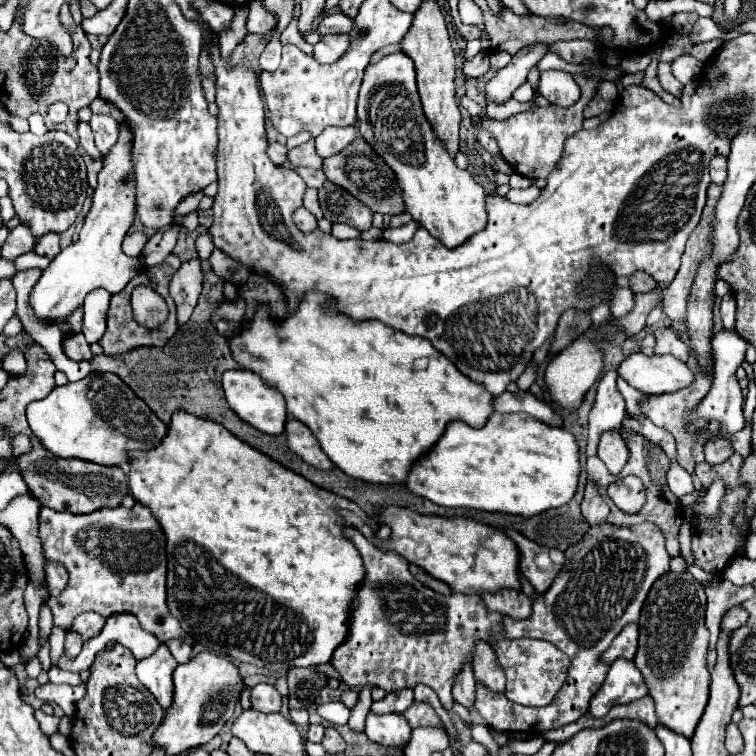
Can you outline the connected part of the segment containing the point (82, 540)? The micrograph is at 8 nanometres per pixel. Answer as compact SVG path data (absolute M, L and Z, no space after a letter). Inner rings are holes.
M136 503L132 509L120 505L116 509L98 509L86 515L42 507L40 541L44 559L62 563L72 577L72 583L68 583L62 595L48 599L58 627L68 631L74 617L84 611L96 611L104 617L132 613L142 627L154 633L162 643L170 639L194 643L184 635L166 607L166 535L150 507Z

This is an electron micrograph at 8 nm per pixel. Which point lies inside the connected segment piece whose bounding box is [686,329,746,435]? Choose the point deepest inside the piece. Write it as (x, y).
(724, 402)

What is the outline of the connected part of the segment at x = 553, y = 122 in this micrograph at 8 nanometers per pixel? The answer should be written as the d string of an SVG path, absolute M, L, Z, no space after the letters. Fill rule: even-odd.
M596 77L590 79L578 79L578 85L582 89L582 97L572 105L572 107L558 107L558 105L548 105L548 107L536 107L528 113L518 113L512 115L504 121L492 121L492 119L484 119L482 125L494 135L498 146L502 149L504 159L512 165L512 169L528 179L538 179L538 177L548 177L558 159L562 157L562 147L564 141L574 135L576 131L582 129L582 111L588 105L588 101L594 97L596 87L600 85Z

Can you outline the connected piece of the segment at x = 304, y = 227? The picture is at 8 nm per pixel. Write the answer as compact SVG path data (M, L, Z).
M304 207L296 209L296 211L292 213L292 219L294 219L296 227L298 227L300 231L304 231L304 233L310 233L310 231L314 231L314 229L318 227L318 225L316 225L316 217L314 217L310 211L306 211Z

